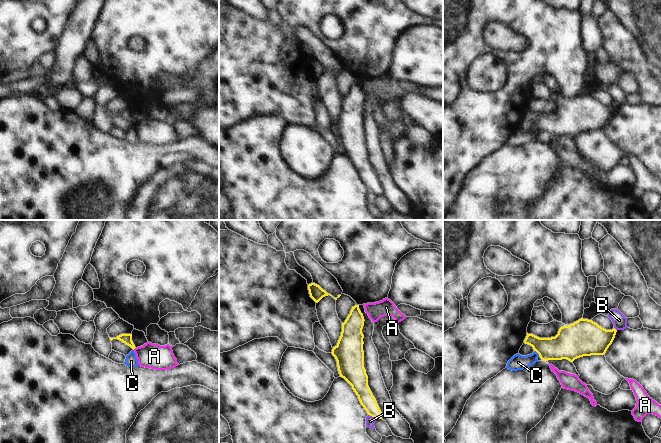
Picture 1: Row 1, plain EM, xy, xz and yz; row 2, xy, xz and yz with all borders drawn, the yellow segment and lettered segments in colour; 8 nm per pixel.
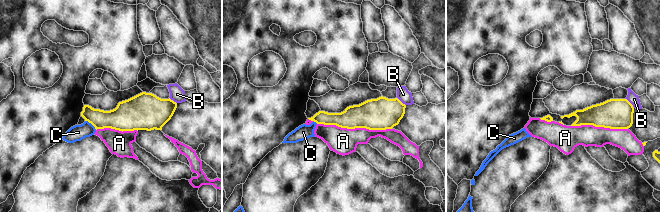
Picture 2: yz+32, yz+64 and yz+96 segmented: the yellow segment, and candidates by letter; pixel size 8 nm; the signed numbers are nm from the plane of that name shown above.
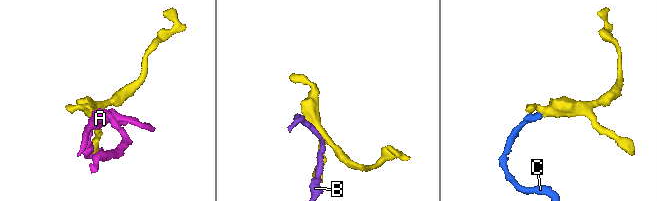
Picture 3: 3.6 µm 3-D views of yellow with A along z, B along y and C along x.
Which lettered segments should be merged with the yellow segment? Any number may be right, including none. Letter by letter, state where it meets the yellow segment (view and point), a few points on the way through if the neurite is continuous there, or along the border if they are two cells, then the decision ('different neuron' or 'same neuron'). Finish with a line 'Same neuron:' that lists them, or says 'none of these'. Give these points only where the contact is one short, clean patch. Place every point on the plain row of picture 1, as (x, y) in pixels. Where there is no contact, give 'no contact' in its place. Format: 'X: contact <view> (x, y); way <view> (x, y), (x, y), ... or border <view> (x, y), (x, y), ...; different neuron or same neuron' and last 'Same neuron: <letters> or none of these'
A: contact xy (134, 124); different neuron
B: contact xz (372, 192); border xz (368, 190), (375, 195); different neuron
C: contact yz (537, 128); way yz (567, 120), (537, 128), (529, 136), (518, 138); same neuron
Same neuron: C

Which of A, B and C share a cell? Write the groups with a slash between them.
A / B / C

